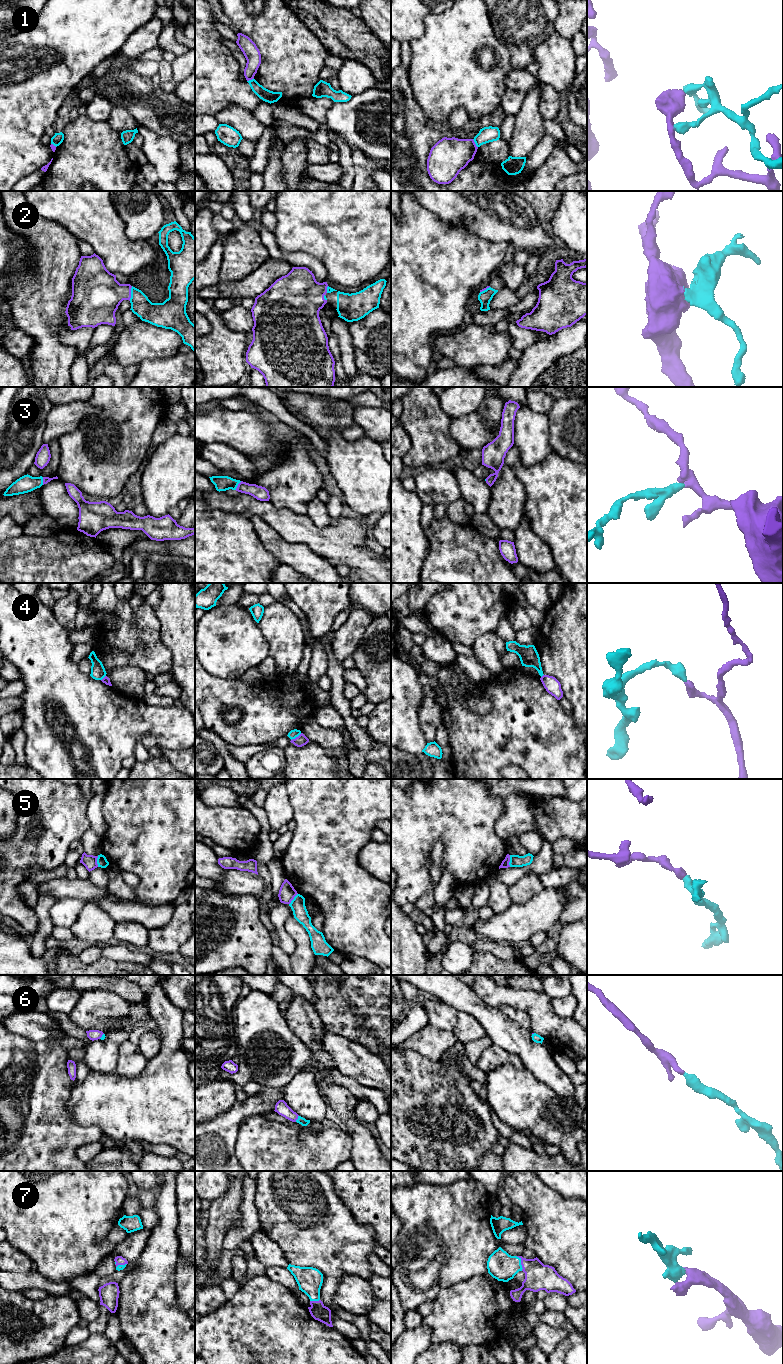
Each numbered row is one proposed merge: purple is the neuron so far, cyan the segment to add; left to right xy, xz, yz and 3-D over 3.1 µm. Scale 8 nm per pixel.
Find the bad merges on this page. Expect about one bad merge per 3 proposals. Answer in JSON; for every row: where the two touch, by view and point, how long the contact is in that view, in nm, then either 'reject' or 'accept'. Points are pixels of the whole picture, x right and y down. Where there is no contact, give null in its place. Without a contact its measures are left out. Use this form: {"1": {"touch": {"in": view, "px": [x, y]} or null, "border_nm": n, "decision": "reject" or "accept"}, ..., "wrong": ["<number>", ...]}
{"1": {"touch": {"in": "yz", "px": [474, 143]}, "border_nm": 80, "decision": "reject"}, "2": {"touch": {"in": "xy", "px": [130, 293]}, "border_nm": 120, "decision": "accept"}, "3": {"touch": {"in": "xz", "px": [238, 485]}, "border_nm": 90, "decision": "accept"}, "4": {"touch": {"in": "xz", "px": [296, 737]}, "border_nm": 110, "decision": "reject"}, "5": {"touch": {"in": "yz", "px": [509, 861]}, "border_nm": 100, "decision": "reject"}, "6": {"touch": {"in": "xz", "px": [297, 1118]}, "border_nm": 60, "decision": "accept"}, "7": {"touch": {"in": "yz", "px": [521, 1263]}, "border_nm": 130, "decision": "accept"}, "wrong": ["1", "4", "5"]}

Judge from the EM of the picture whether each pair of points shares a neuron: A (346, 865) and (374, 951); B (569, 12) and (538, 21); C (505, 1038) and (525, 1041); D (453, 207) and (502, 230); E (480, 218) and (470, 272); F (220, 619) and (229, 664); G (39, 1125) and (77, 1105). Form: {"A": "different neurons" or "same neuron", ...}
{"A": "same neuron", "B": "different neurons", "C": "same neuron", "D": "same neuron", "E": "different neurons", "F": "same neuron", "G": "different neurons"}

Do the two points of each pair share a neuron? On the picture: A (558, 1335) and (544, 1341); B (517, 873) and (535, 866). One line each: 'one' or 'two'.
A: one
B: one

